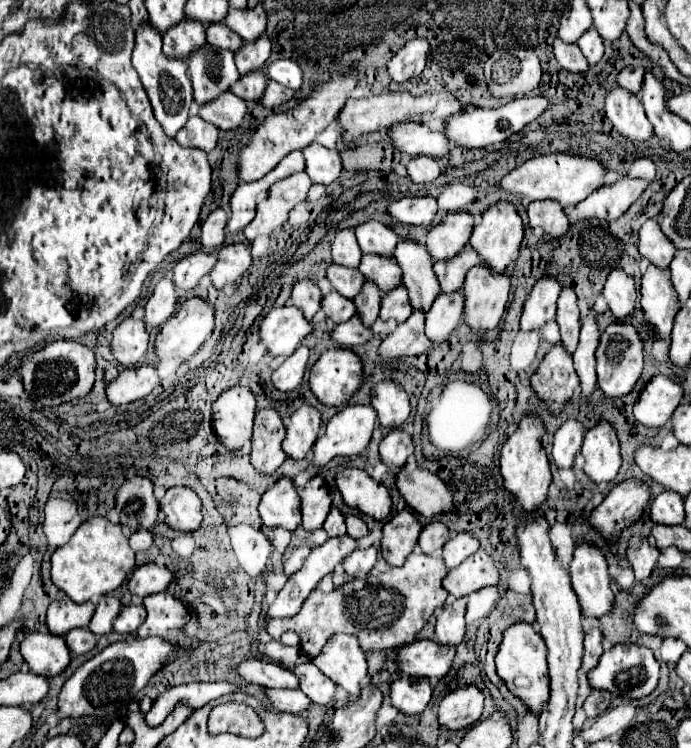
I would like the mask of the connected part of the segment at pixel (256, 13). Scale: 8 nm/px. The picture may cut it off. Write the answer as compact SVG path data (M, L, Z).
M262 4L248 12L234 12L234 8L230 8L226 16L226 26L240 34L244 42L256 42L266 32L266 12Z

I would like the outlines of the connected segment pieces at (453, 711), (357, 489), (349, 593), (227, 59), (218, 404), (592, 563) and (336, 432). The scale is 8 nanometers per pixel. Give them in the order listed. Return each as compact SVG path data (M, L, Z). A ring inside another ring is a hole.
M458 686L440 702L438 720L448 730L462 730L476 724L482 716L484 694L476 686Z
M338 470L336 486L350 508L356 508L380 522L384 522L390 516L392 500L388 490L380 482L370 478L366 470Z
M412 552L404 566L390 568L388 572L378 574L378 578L376 574L368 574L366 580L350 580L330 594L316 588L298 616L268 620L266 630L274 640L280 640L280 634L286 630L296 632L300 636L300 652L310 660L314 660L324 644L338 632L354 634L364 652L398 650L416 640L416 634L424 628L434 610L448 598L448 592L440 586L446 572L440 556Z
M206 44L202 52L194 52L194 56L190 56L188 72L198 106L216 100L240 78L234 64L234 54L210 44Z
M234 386L220 394L212 406L212 428L226 450L238 450L252 436L256 400L244 386Z
M578 542L570 562L570 576L586 618L600 618L614 608L608 564L600 548Z
M346 406L326 426L326 434L320 436L312 448L310 476L318 476L322 466L334 456L360 456L370 444L376 428L376 412L372 406Z

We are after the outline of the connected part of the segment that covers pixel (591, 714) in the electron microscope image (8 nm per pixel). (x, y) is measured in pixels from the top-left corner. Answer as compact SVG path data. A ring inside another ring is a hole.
M592 690L592 694L584 700L582 708L584 708L584 712L586 712L588 718L596 718L610 704L612 704L612 694L610 692L606 692L606 690Z

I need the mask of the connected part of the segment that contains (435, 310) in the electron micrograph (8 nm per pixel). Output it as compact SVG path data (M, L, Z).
M462 292L454 296L438 296L426 314L426 336L432 344L442 344L454 332L454 328L462 320Z

